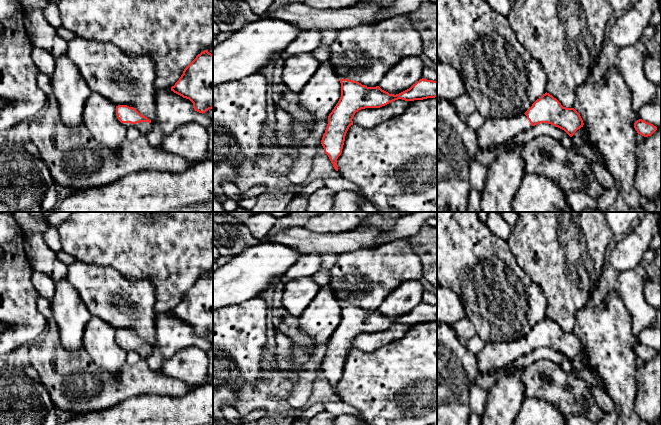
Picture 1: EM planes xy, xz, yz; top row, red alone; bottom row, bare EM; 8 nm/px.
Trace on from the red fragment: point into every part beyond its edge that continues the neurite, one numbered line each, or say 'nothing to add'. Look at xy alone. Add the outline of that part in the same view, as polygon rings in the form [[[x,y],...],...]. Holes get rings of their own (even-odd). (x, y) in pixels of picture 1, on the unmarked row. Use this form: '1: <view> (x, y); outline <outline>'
1: xy (144, 351); outline [[[140,346],[136,348],[123,347],[126,352],[136,352],[140,355],[141,358],[146,358],[152,354],[153,348],[148,346]]]

